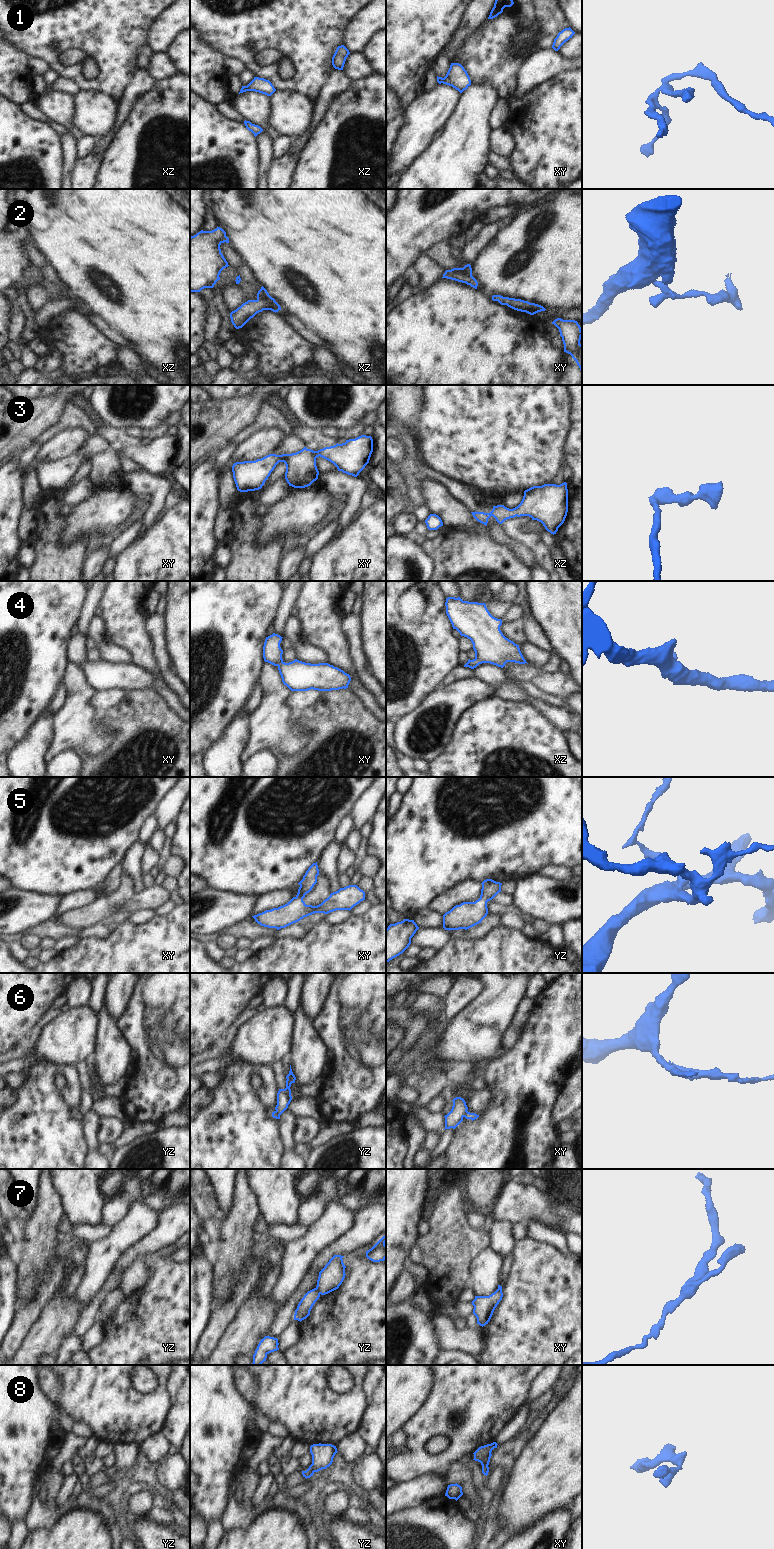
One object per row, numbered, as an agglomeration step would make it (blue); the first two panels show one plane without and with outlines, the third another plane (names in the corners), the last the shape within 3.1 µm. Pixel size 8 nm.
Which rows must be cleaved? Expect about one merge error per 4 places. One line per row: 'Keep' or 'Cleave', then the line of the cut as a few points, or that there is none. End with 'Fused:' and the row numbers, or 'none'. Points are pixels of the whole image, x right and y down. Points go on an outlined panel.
1: Cleave. Split along xz (245, 86), (248, 90)
2: Cleave. Split along xy (449, 270), (464, 275), (471, 275)
3: Keep. No split
4: Keep. No split
5: Keep. No split
6: Cleave. Split along xy (467, 1111), (463, 1116)
7: Cleave. Split along yz (315, 1288), (319, 1294)
8: Keep. No split
Fused: 1, 2, 6, 7

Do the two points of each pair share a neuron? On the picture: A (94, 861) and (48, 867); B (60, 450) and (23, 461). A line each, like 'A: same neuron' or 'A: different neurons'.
A: same neuron
B: different neurons

